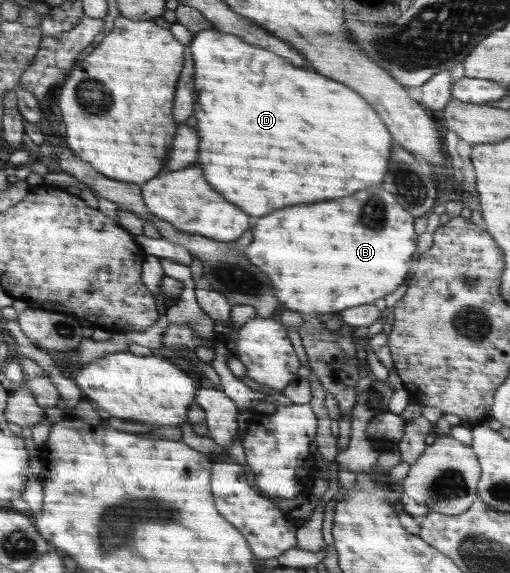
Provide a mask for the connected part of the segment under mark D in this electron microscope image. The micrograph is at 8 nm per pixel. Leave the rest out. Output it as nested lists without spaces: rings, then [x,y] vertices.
[[[201,30],[196,33],[190,42],[190,50],[192,50],[192,58],[194,58],[194,96],[196,96],[196,104],[200,106],[200,112],[196,112],[196,126],[198,126],[196,132],[198,132],[198,136],[202,136],[202,152],[198,154],[198,164],[200,164],[202,172],[206,172],[206,182],[210,186],[214,184],[214,190],[218,194],[226,196],[226,200],[230,200],[232,204],[236,204],[250,216],[266,216],[284,206],[350,196],[356,190],[382,184],[382,180],[385,179],[384,174],[389,172],[386,170],[386,164],[388,164],[390,142],[393,138],[390,137],[389,130],[385,128],[385,122],[378,118],[378,114],[368,106],[368,102],[360,94],[356,94],[354,90],[346,88],[344,84],[340,84],[336,80],[330,80],[316,72],[292,66],[282,56],[278,56],[266,48],[246,44],[230,33],[222,34],[220,30]]]

